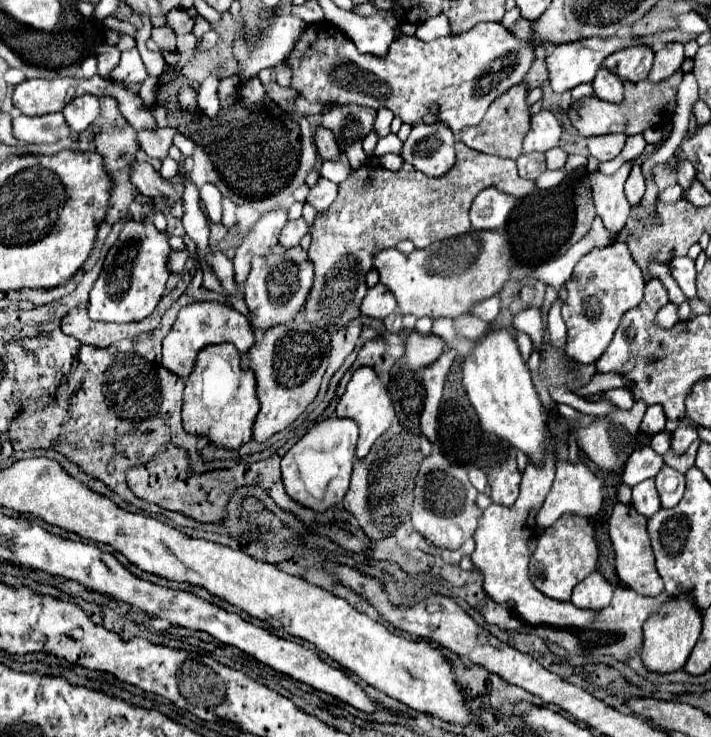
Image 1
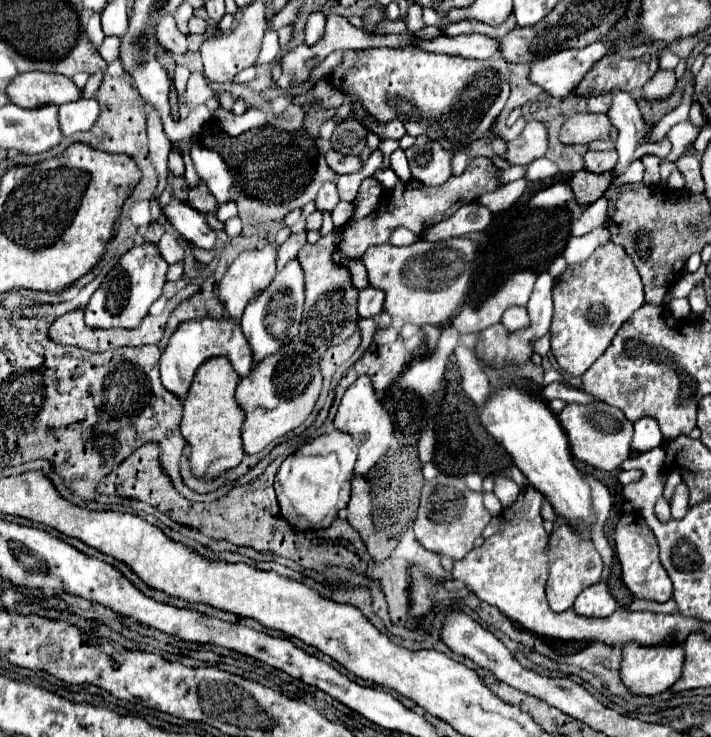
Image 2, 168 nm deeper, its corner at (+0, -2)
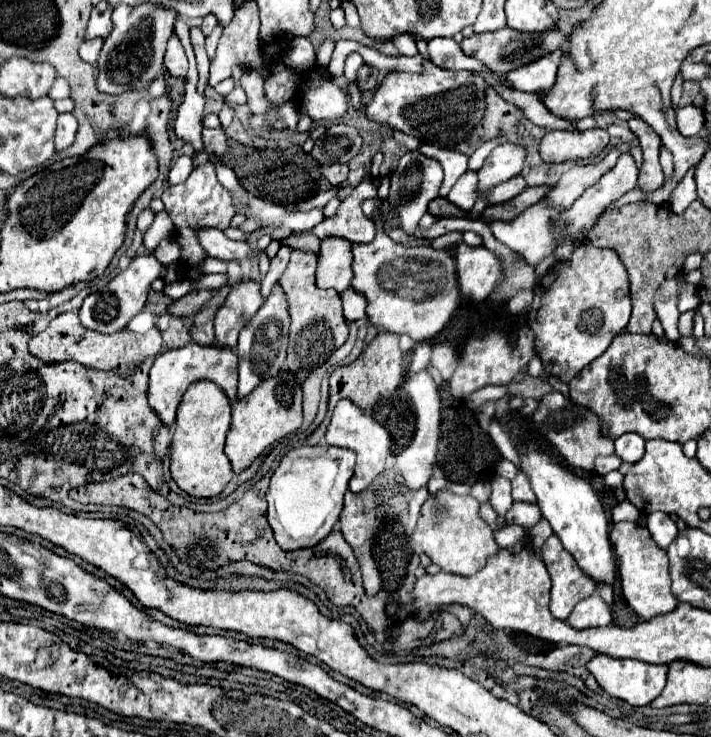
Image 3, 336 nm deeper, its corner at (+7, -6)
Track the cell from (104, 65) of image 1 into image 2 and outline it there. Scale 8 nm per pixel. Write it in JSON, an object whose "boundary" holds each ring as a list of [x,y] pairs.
{"boundary":[[[106,37],[104,43],[98,47],[98,53],[100,53],[100,57],[102,57],[106,63],[116,61],[118,55],[120,55],[120,39],[116,39],[116,37]]]}

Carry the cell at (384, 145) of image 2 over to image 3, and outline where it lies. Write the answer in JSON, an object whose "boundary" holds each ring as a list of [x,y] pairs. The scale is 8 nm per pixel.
{"boundary":[[[365,177],[359,183],[359,187],[351,193],[351,197],[347,197],[341,203],[339,211],[333,217],[323,219],[313,229],[313,233],[319,235],[321,239],[341,237],[351,243],[369,243],[375,237],[377,229],[375,229],[373,221],[363,215],[361,205],[365,199],[375,197],[375,195],[377,195],[377,185],[373,183],[373,177]]]}

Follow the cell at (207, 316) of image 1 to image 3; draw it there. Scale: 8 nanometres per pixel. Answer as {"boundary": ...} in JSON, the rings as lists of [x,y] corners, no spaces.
{"boundary":[[[189,343],[181,349],[173,349],[167,353],[157,355],[153,367],[151,367],[151,375],[149,375],[149,407],[157,413],[157,417],[161,419],[163,425],[171,427],[175,421],[175,411],[183,399],[183,393],[187,391],[187,387],[195,381],[207,379],[213,381],[215,385],[219,385],[225,395],[229,397],[229,401],[235,399],[237,393],[237,355],[233,349],[221,349],[219,345],[213,347],[201,347],[197,343]]]}

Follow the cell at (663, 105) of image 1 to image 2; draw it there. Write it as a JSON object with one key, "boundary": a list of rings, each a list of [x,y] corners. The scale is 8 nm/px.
{"boundary":[[[576,113],[560,129],[560,141],[568,145],[586,145],[594,139],[616,141],[616,137],[618,131],[606,113]]]}

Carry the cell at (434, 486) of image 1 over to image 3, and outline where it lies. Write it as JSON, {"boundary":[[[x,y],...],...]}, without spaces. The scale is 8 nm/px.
{"boundary":[[[447,489],[439,491],[437,495],[429,495],[425,505],[421,507],[413,541],[431,559],[431,563],[455,575],[477,573],[485,567],[487,559],[501,549],[493,537],[493,529],[479,517],[479,501],[471,495],[459,497]]]}

